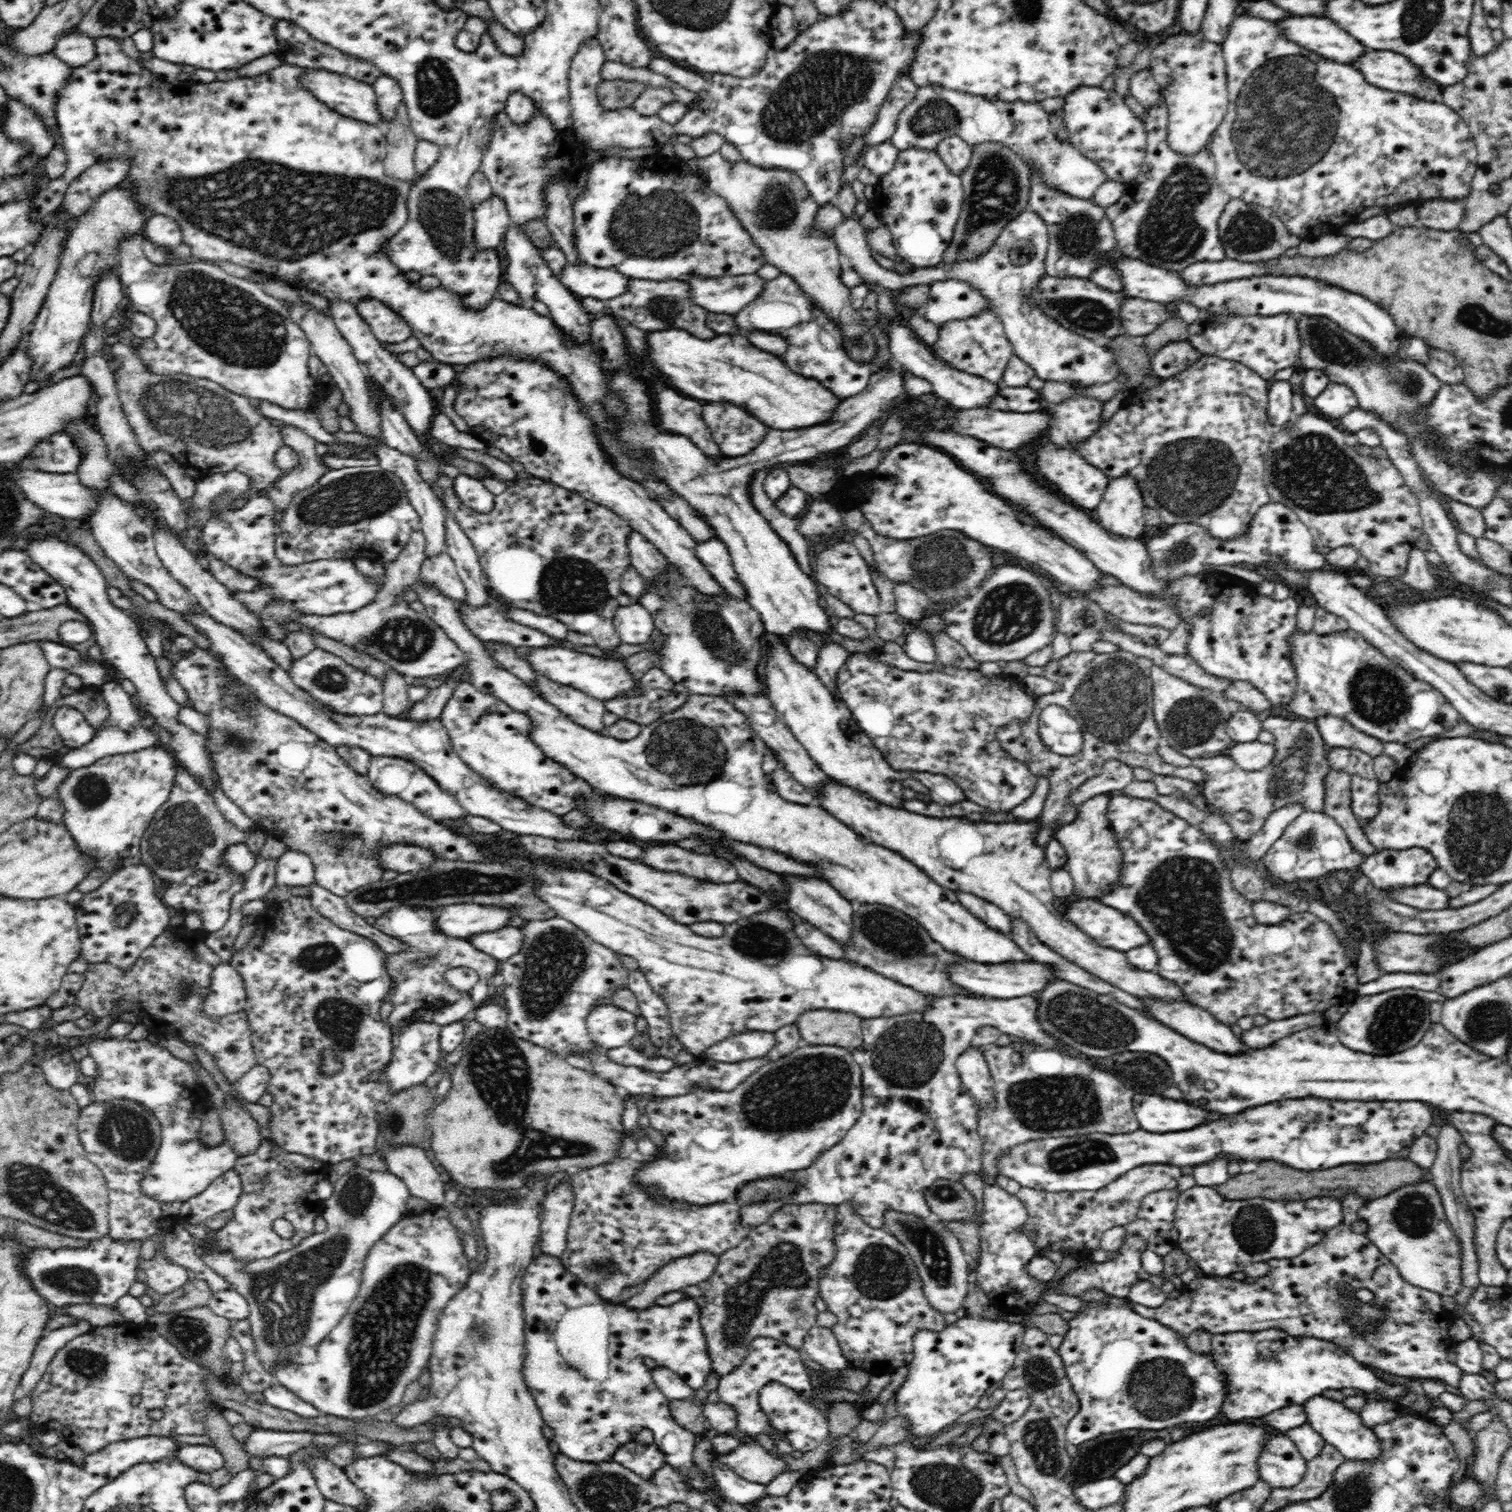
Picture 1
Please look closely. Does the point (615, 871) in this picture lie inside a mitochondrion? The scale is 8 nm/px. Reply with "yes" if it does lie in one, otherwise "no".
no

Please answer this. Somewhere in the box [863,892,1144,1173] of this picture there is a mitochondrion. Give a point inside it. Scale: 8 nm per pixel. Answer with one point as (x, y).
(1047, 1103)

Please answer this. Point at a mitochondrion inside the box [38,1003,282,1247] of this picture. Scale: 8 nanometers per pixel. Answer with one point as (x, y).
(125, 1131)

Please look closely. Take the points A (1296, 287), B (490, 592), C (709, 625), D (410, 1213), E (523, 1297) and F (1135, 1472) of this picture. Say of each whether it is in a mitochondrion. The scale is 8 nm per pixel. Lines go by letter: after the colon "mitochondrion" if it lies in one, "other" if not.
A: other
B: other
C: mitochondrion
D: other
E: other
F: other

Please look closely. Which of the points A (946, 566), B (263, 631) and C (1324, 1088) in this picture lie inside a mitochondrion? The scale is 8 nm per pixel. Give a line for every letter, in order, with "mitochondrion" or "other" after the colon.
A: mitochondrion
B: other
C: other

